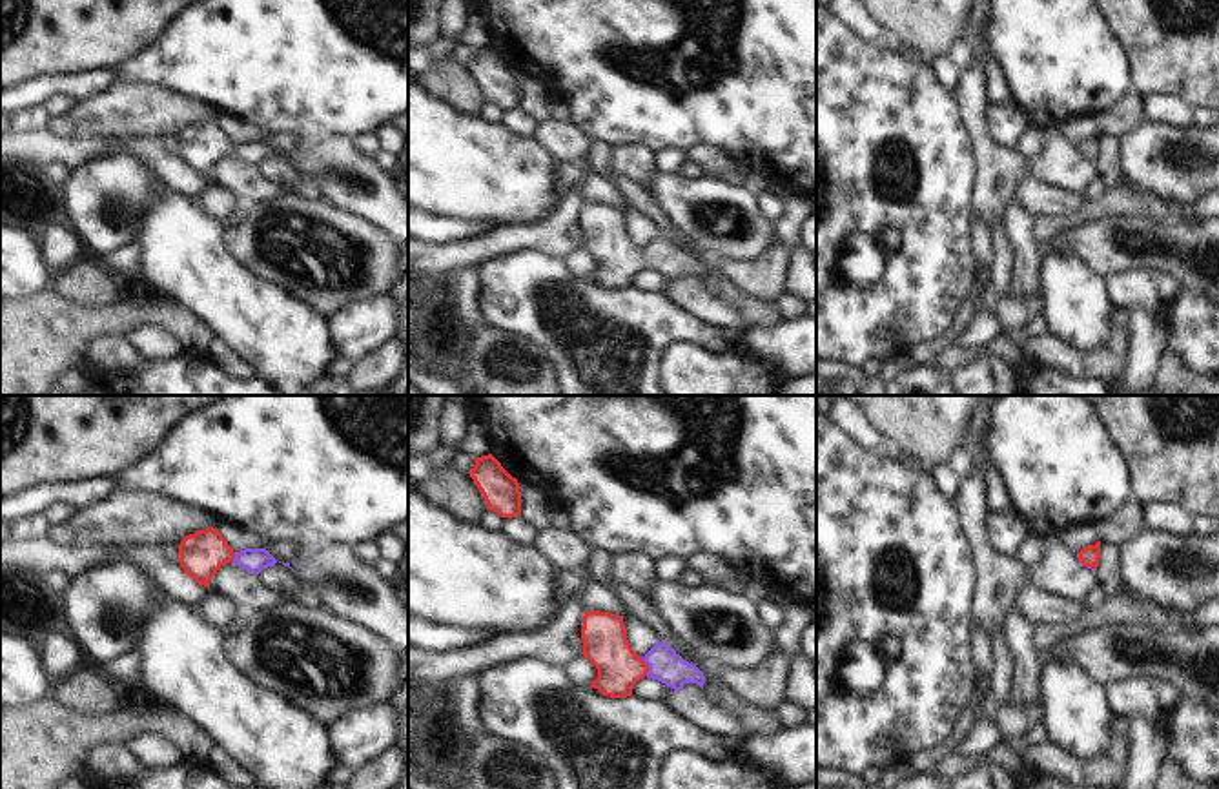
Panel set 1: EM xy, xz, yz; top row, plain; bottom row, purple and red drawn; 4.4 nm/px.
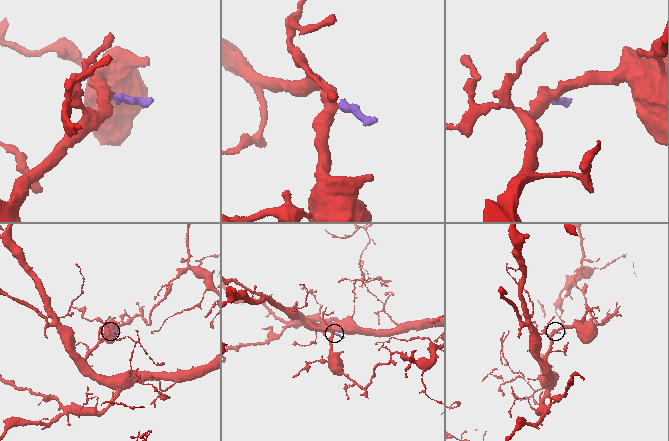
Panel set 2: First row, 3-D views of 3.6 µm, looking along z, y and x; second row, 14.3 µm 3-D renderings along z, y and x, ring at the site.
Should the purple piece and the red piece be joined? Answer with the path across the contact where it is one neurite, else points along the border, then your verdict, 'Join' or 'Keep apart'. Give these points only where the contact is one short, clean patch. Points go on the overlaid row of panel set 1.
Path across: xz (665, 666), (649, 667), (636, 667), (604, 635). Join

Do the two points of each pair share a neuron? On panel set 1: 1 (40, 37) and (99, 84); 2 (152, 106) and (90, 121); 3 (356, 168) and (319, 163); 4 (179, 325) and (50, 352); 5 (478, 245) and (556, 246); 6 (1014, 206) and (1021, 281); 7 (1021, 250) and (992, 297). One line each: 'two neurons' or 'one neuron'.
1: two neurons
2: one neuron
3: one neuron
4: one neuron
5: one neuron
6: one neuron
7: two neurons

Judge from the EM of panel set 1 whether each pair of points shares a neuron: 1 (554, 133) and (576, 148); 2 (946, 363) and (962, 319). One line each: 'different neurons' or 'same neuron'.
1: same neuron
2: different neurons

